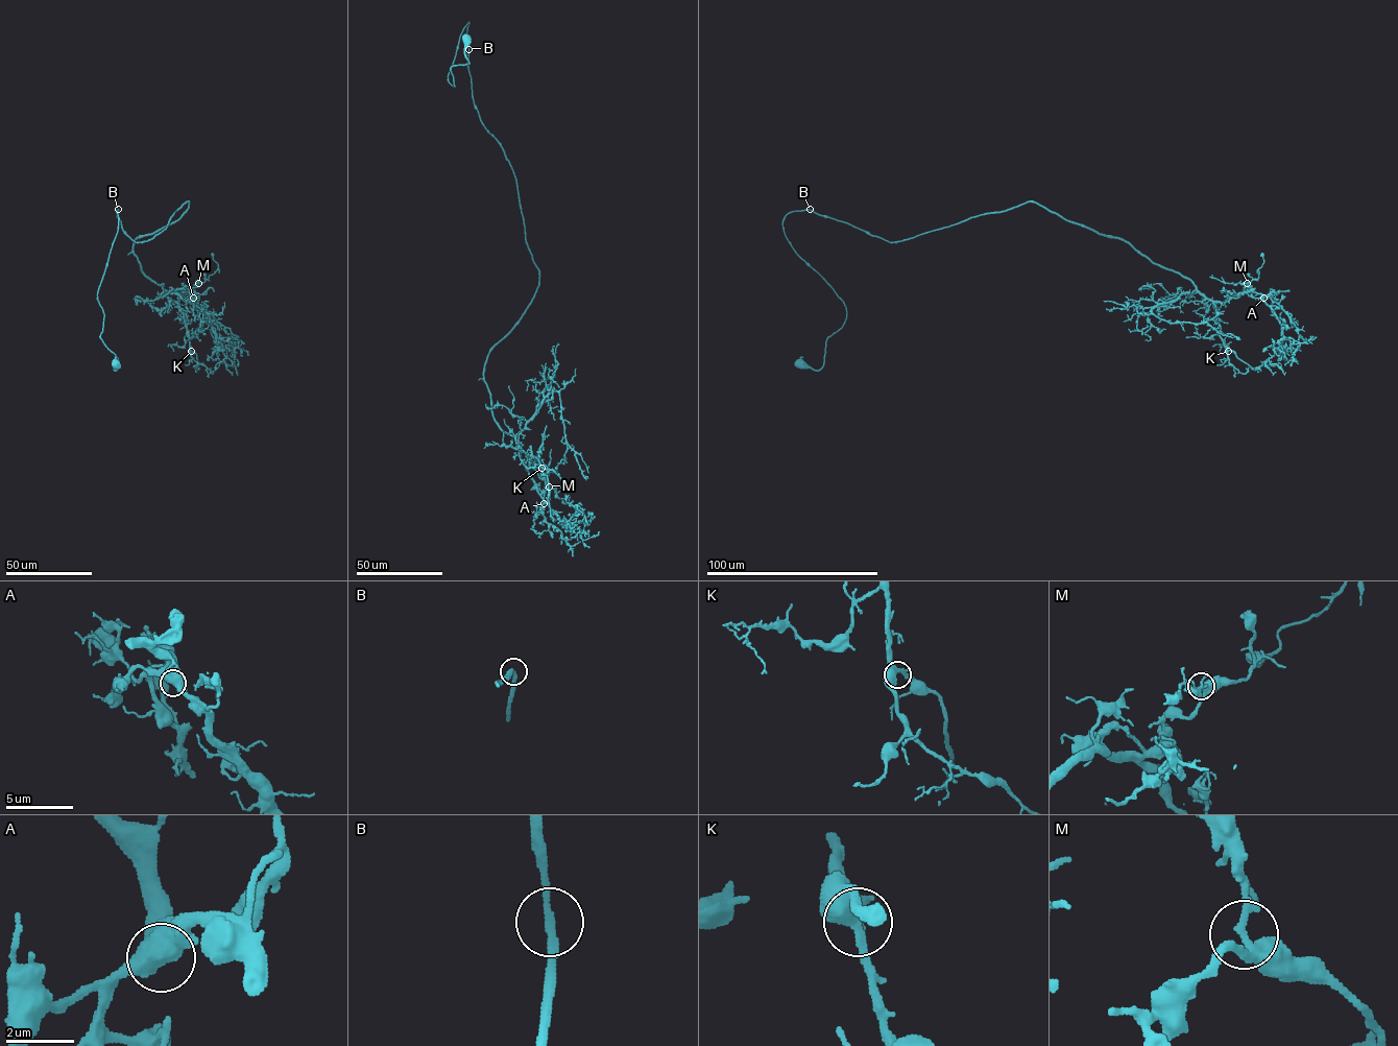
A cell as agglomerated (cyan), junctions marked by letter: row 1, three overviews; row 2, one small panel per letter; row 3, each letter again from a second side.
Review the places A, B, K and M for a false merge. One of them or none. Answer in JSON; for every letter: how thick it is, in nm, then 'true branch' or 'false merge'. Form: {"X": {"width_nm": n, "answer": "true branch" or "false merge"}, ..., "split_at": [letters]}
{"A": {"width_nm": 550, "answer": "true branch"}, "B": {"width_nm": 190, "answer": "true branch"}, "K": {"width_nm": 600, "answer": "true branch"}, "M": {"width_nm": 280, "answer": "true branch"}, "split_at": []}

